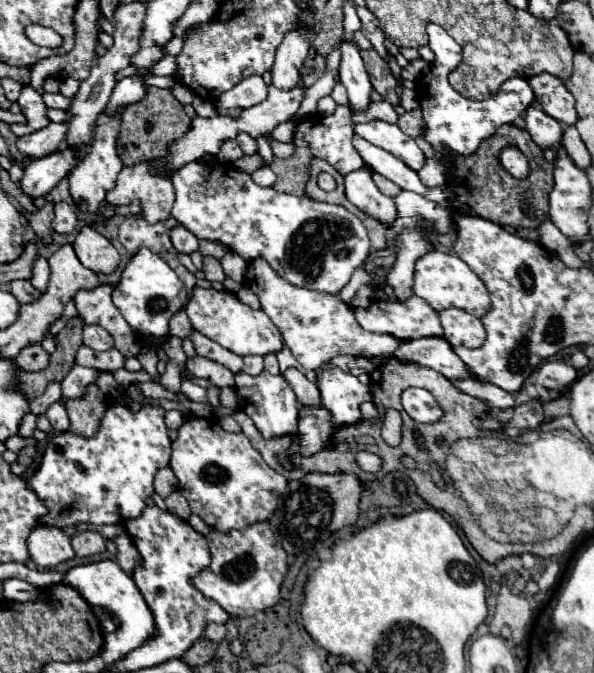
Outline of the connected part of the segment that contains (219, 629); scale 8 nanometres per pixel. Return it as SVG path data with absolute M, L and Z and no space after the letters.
M207 623L205 625L205 631L203 631L203 637L209 639L209 641L223 641L225 637L225 625L223 623Z

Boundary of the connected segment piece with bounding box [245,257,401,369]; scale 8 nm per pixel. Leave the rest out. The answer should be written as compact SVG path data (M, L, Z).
M261 257L249 263L245 285L247 281L249 281L251 291L259 297L263 313L281 331L285 345L291 349L295 359L305 369L317 369L335 355L361 355L361 357L385 355L389 357L395 353L395 349L401 343L399 339L391 335L381 335L381 333L371 333L371 331L361 329L353 317L353 309L347 303L343 303L337 295L291 285L281 275L277 275L275 269Z

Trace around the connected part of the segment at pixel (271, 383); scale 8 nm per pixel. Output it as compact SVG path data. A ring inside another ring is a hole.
M241 371L235 375L235 393L239 397L239 407L253 419L255 427L265 439L295 435L299 403L295 399L291 385L283 375L271 375L269 371L261 371L259 375L249 375Z

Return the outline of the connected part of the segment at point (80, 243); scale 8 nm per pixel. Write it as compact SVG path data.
M85 225L79 231L73 245L75 245L75 253L77 253L79 261L85 267L93 269L95 273L109 275L119 267L117 249L101 233L97 233L91 225Z

